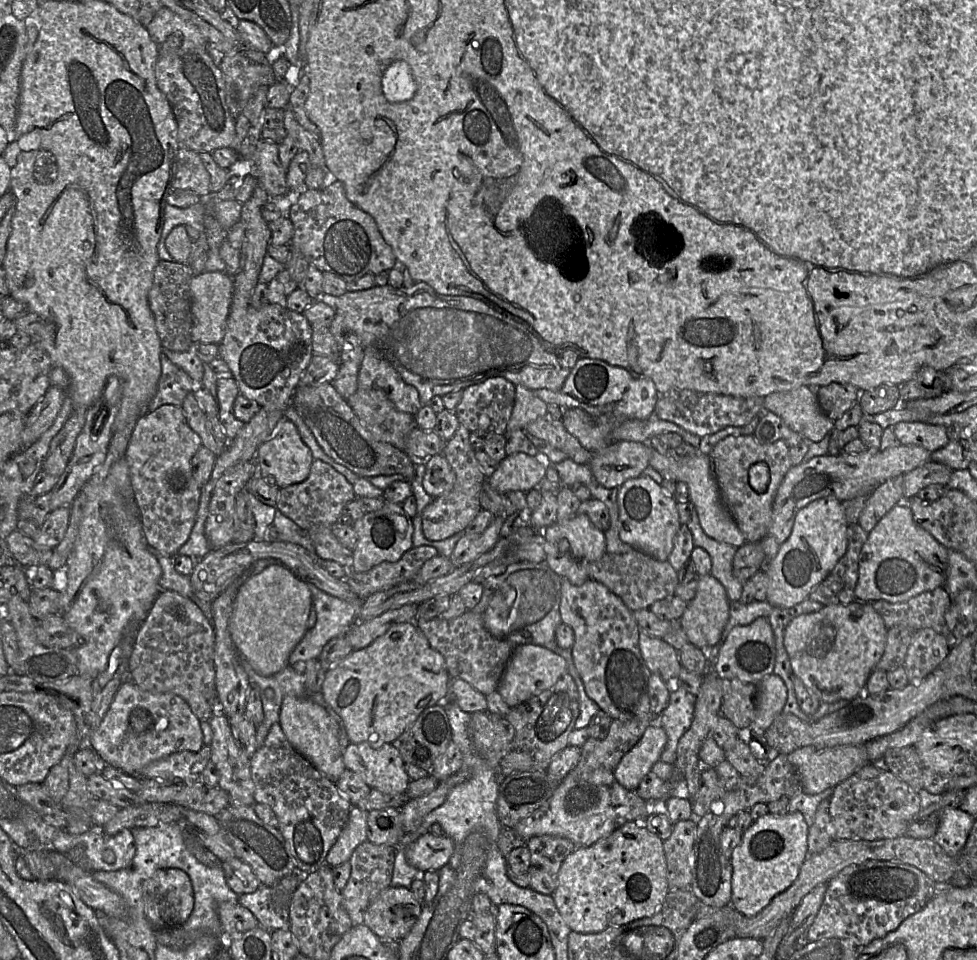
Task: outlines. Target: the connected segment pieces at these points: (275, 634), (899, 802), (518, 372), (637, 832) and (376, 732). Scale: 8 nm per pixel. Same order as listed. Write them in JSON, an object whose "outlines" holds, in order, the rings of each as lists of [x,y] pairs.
{"outlines":[[[[271,564],[262,572],[249,576],[240,587],[228,622],[228,629],[239,655],[261,676],[271,676],[289,665],[289,656],[304,637],[307,621],[312,608],[308,584],[296,577],[281,564]]],[[[869,763],[833,789],[829,814],[834,840],[879,840],[906,836],[910,822],[921,810],[921,799],[889,770]]],[[[415,282],[408,288],[393,288],[388,284],[374,286],[367,290],[346,292],[337,297],[323,293],[315,300],[330,305],[336,314],[341,315],[345,335],[355,334],[363,349],[373,348],[407,384],[414,386],[422,406],[434,396],[442,397],[453,391],[462,391],[470,385],[494,377],[505,378],[514,385],[523,385],[531,391],[559,391],[571,371],[560,365],[557,356],[520,319],[502,315],[471,297],[439,294],[425,282]]],[[[631,821],[591,846],[576,847],[563,861],[558,873],[556,889],[551,896],[571,931],[598,933],[610,927],[653,916],[662,906],[668,892],[663,841],[649,831],[643,822]]],[[[401,623],[390,627],[366,648],[352,651],[326,671],[321,693],[343,720],[350,744],[367,743],[378,749],[384,744],[392,744],[426,708],[440,705],[448,688],[449,672],[442,654],[430,645],[416,625]]]]}

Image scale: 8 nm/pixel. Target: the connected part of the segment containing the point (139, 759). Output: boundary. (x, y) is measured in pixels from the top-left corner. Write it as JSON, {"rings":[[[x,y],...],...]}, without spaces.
{"rings":[[[125,679],[120,684],[100,725],[89,731],[87,743],[104,764],[130,776],[139,776],[144,767],[153,761],[182,751],[198,752],[204,746],[200,720],[181,697],[173,693],[142,690],[129,679]]]}

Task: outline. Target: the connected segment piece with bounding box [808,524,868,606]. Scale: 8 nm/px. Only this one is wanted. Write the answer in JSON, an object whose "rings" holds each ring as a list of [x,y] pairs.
{"rings":[[[858,524],[847,527],[847,549],[829,575],[815,586],[808,599],[824,606],[849,605],[856,601],[859,560],[868,533]]]}

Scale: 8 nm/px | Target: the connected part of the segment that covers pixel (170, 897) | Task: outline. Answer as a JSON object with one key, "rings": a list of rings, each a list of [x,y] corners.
{"rings":[[[175,868],[157,870],[143,884],[143,902],[146,918],[154,928],[183,925],[194,908],[189,876]]]}

